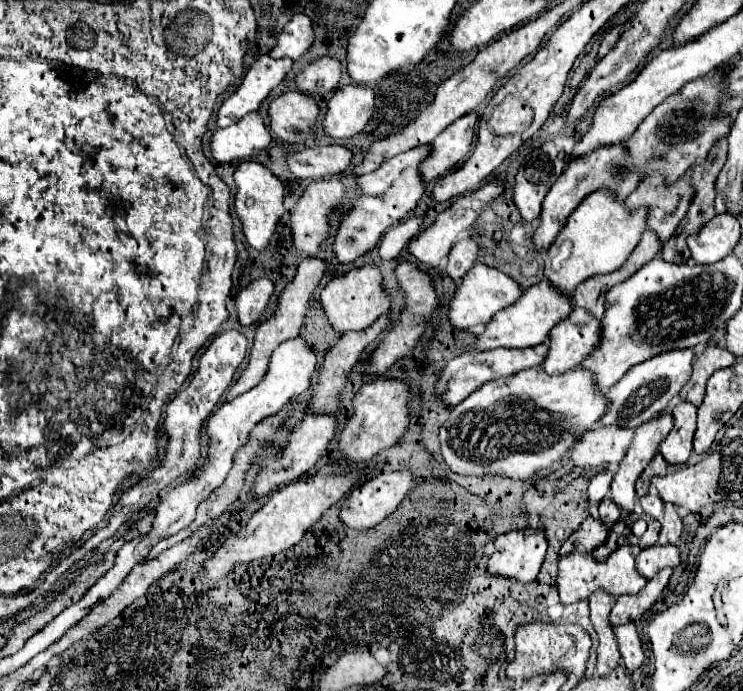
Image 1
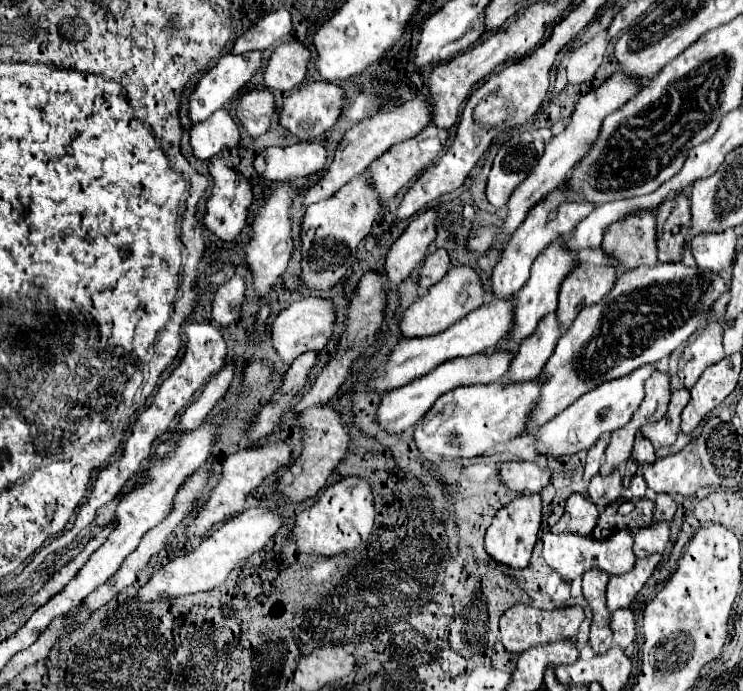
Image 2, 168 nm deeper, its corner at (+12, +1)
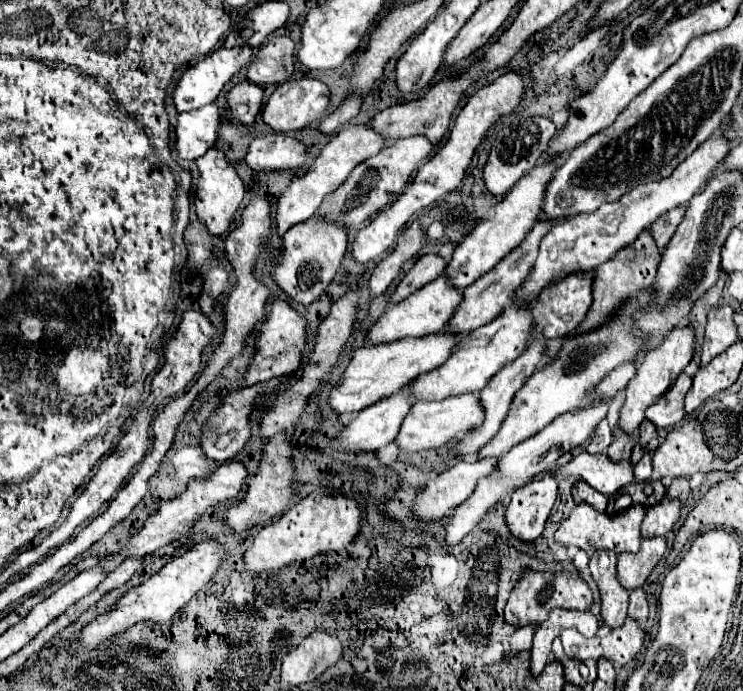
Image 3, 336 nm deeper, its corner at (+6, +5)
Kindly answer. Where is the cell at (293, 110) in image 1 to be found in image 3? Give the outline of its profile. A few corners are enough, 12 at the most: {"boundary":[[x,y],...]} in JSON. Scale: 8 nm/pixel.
{"boundary":[[240,83],[228,93],[232,117],[252,125],[264,89]]}

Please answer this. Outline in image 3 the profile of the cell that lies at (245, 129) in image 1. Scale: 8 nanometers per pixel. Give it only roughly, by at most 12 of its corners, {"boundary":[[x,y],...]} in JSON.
{"boundary":[[218,105],[182,113],[176,149],[196,161],[218,141]]}

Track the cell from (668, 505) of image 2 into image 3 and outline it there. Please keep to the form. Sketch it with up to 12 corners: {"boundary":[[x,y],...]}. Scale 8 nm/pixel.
{"boundary":[[674,479],[666,497],[686,503],[688,479]]}

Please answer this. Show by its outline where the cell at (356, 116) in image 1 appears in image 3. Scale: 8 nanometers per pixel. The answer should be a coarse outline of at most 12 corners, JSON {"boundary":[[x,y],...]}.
{"boundary":[[318,79],[278,85],[262,119],[280,133],[318,123],[330,89]]}

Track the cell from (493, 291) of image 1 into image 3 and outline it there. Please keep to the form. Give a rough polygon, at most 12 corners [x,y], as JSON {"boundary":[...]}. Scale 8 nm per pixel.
{"boundary":[[446,275],[390,305],[370,341],[430,335],[450,323],[464,293]]}

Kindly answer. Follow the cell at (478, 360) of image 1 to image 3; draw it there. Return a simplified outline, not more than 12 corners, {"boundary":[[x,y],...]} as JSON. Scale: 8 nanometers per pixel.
{"boundary":[[408,391],[356,413],[328,445],[336,451],[394,443],[412,407]]}

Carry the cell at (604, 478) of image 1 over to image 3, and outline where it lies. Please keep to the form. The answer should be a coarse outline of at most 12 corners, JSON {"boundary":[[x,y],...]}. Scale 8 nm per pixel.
{"boundary":[[604,419],[586,447],[588,453],[600,455],[612,443],[612,429]]}

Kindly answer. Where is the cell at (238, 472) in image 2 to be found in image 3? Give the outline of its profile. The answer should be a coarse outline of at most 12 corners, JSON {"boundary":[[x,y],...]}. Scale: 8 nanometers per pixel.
{"boundary":[[222,463],[210,477],[162,503],[104,563],[114,571],[190,537],[194,523],[236,499],[248,469]]}

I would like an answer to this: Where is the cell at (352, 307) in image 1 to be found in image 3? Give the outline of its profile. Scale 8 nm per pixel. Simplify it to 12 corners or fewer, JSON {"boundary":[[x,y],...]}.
{"boundary":[[276,299],[256,327],[258,353],[244,379],[300,367],[306,317]]}

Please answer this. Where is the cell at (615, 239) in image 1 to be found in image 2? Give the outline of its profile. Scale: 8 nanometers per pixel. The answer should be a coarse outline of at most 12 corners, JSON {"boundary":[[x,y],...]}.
{"boundary":[[564,237],[538,255],[516,293],[514,327],[494,351],[518,353],[556,311],[562,279],[576,267]]}

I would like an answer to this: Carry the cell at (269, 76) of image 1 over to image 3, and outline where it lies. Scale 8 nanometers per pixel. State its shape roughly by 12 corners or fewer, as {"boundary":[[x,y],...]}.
{"boundary":[[220,47],[174,89],[178,113],[210,105],[250,63],[252,47]]}

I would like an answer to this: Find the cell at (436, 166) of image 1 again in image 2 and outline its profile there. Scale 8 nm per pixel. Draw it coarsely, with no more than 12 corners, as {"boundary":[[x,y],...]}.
{"boundary":[[428,125],[396,143],[368,167],[386,205],[426,169],[420,143],[448,141],[448,129]]}

